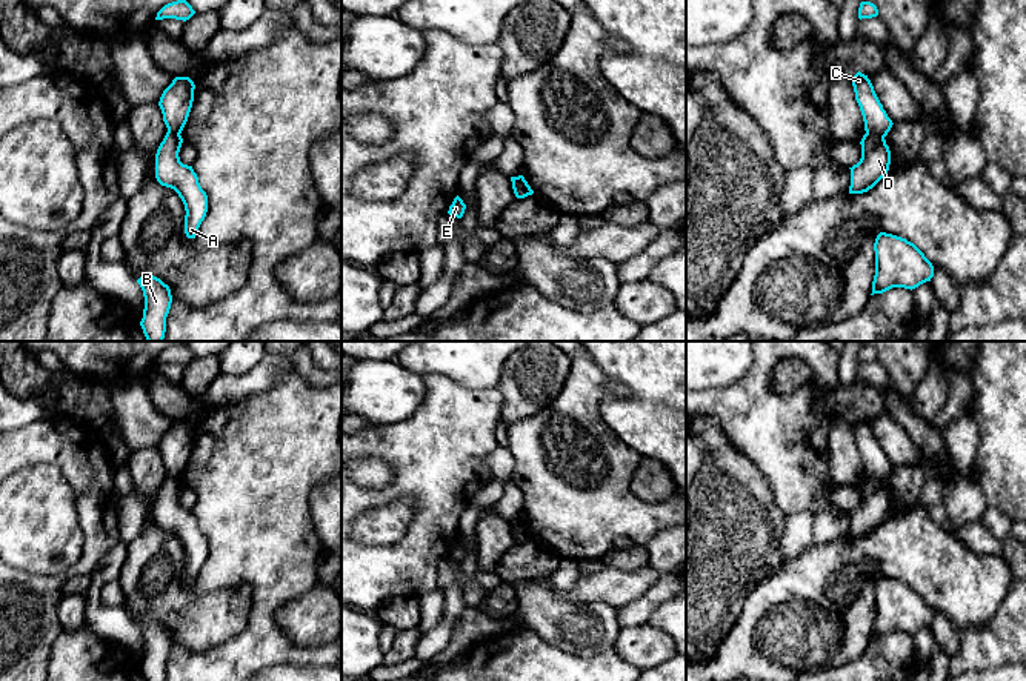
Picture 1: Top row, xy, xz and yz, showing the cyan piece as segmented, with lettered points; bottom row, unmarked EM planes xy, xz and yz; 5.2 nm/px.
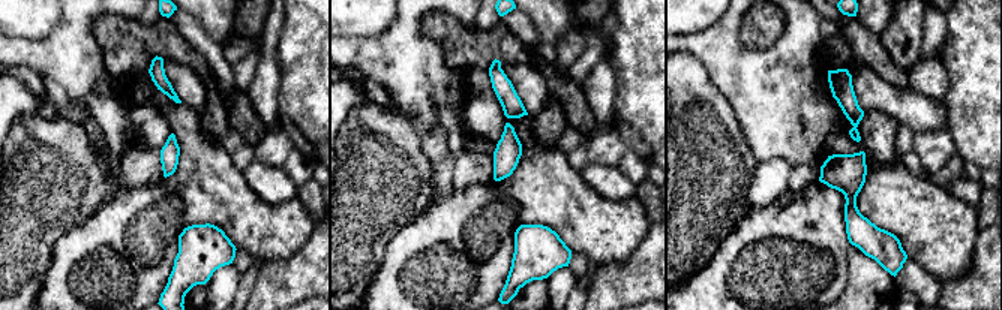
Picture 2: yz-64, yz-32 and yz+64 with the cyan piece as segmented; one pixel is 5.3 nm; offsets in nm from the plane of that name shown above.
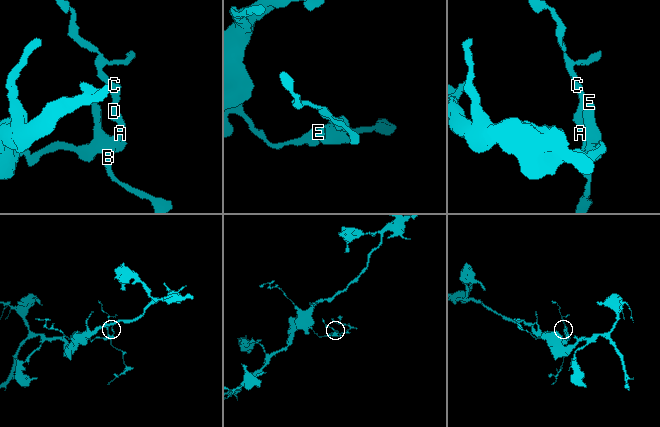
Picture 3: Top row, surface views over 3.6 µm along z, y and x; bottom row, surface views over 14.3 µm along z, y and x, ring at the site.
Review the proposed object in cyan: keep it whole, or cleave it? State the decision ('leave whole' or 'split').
split

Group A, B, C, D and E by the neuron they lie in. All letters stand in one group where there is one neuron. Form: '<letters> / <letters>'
A B D E / C

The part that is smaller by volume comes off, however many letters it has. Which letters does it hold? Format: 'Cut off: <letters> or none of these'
Cut off: C

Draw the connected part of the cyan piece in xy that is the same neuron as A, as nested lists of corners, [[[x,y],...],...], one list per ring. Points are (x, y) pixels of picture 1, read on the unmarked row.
[[[166,477],[155,498],[155,523],[162,530],[174,533],[185,549],[185,578],[195,583],[208,556],[208,540],[198,527],[192,510],[180,506],[178,497],[183,483]]]

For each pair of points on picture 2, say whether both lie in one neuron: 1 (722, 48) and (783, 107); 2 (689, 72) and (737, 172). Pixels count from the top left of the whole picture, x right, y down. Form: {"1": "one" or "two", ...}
{"1": "one", "2": "one"}

